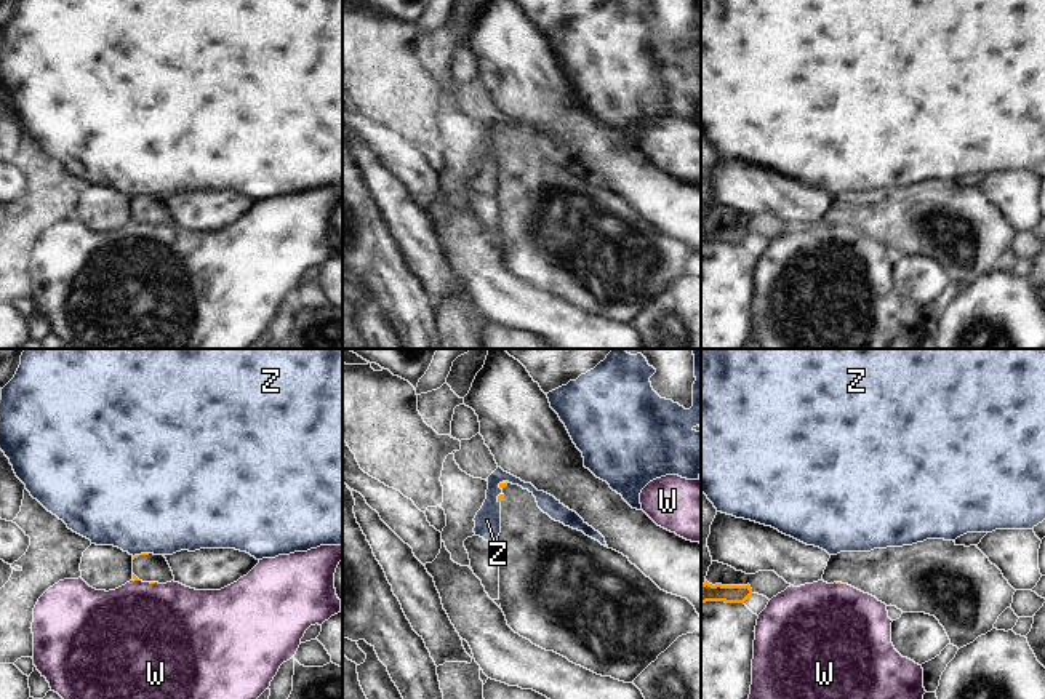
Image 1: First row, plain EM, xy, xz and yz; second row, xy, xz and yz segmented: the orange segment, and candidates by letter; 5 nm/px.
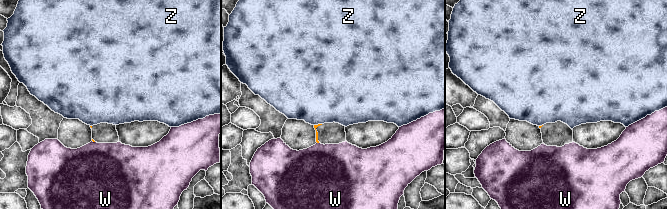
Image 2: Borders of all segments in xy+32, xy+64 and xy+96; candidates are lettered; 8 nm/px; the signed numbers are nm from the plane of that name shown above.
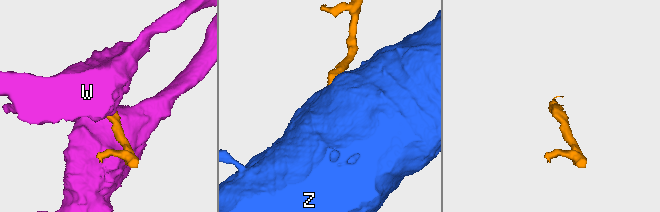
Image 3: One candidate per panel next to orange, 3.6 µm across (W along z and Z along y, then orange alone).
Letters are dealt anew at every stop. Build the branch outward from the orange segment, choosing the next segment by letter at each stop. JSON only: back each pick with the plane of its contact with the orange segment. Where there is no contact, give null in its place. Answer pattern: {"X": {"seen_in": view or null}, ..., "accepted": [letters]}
{"accepted": []}

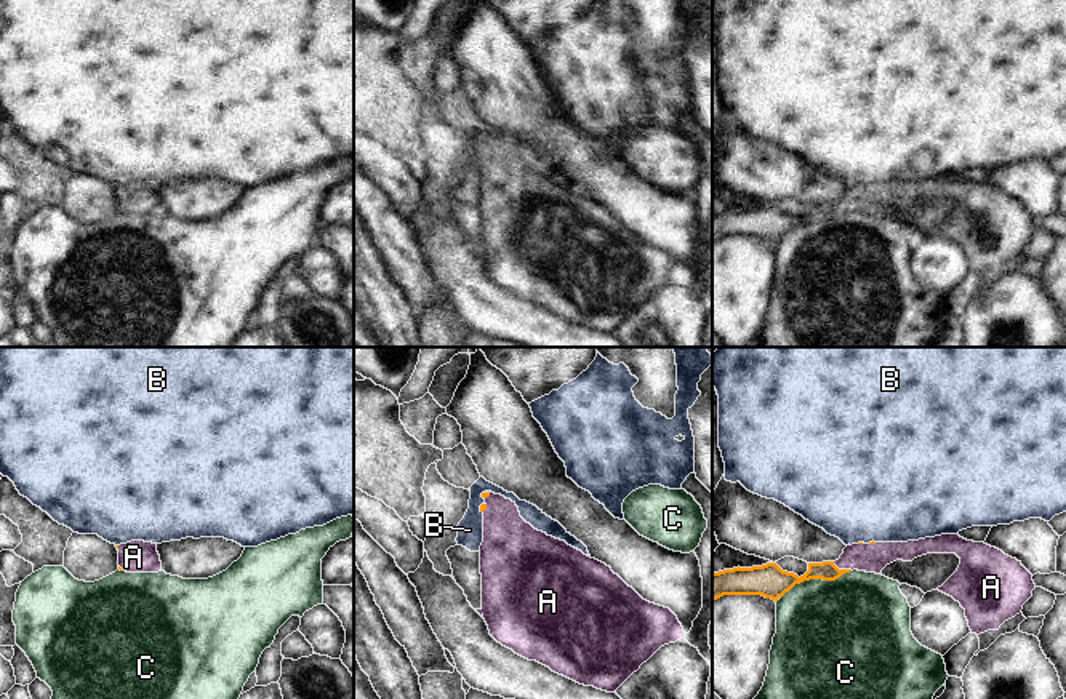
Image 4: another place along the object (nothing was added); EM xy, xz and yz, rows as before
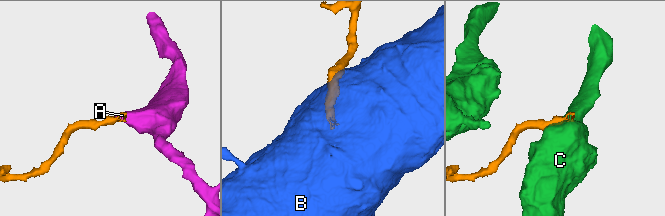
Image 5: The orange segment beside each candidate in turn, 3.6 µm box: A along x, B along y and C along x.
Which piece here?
{"A": {"seen_in": "yz"}, "accepted": ["A"]}

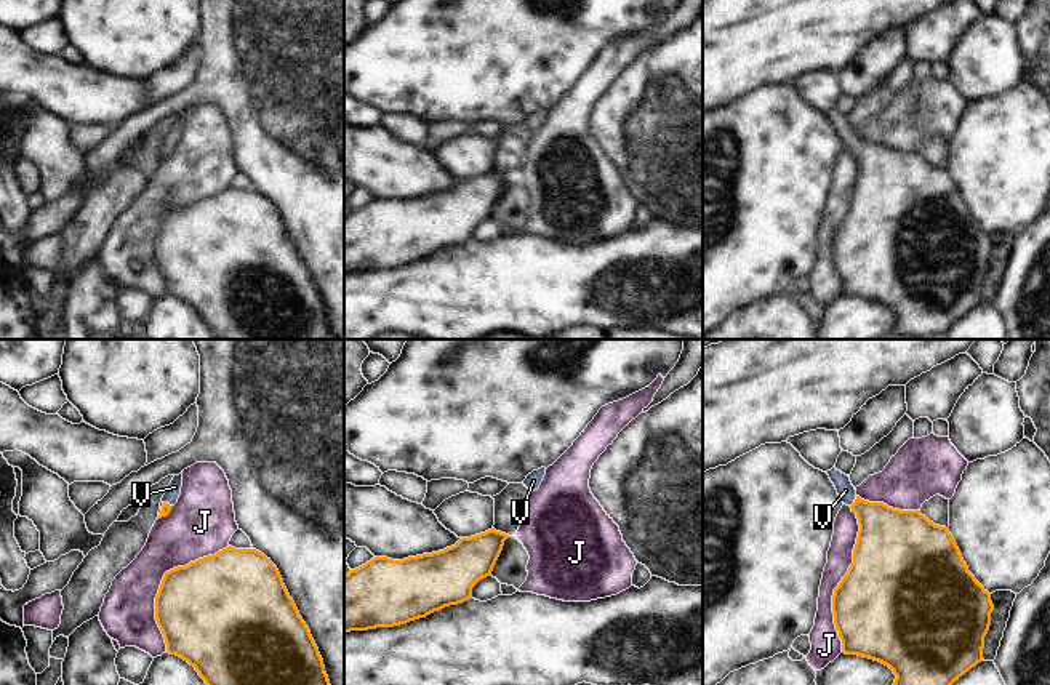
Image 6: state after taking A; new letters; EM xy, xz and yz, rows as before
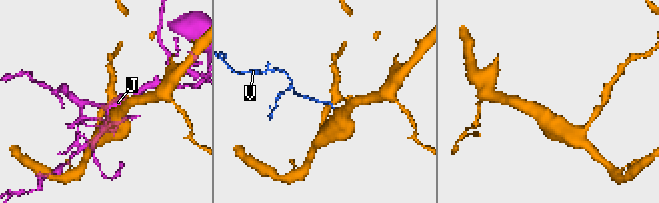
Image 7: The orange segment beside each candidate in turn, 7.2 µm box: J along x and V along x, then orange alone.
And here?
{"V": {"seen_in": "yz"}, "accepted": ["V"]}

